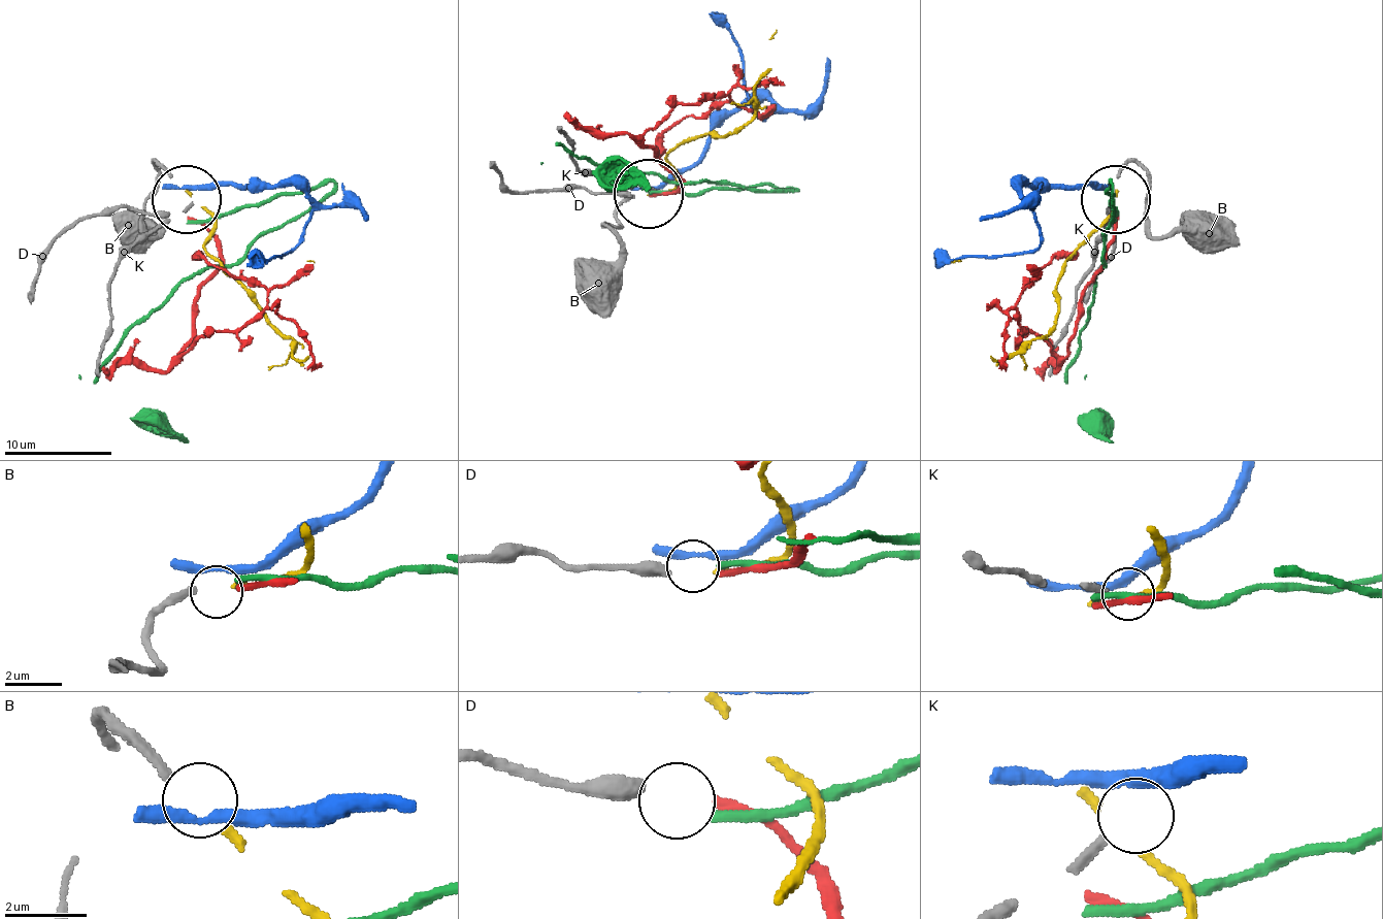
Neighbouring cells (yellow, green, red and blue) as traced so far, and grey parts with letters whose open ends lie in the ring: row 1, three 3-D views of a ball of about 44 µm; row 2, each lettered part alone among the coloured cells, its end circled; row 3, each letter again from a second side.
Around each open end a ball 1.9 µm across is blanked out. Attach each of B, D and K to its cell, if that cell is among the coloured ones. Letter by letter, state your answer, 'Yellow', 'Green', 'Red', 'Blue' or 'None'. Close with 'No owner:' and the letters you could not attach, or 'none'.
B: Yellow
D: Red
K: None
No owner: K

